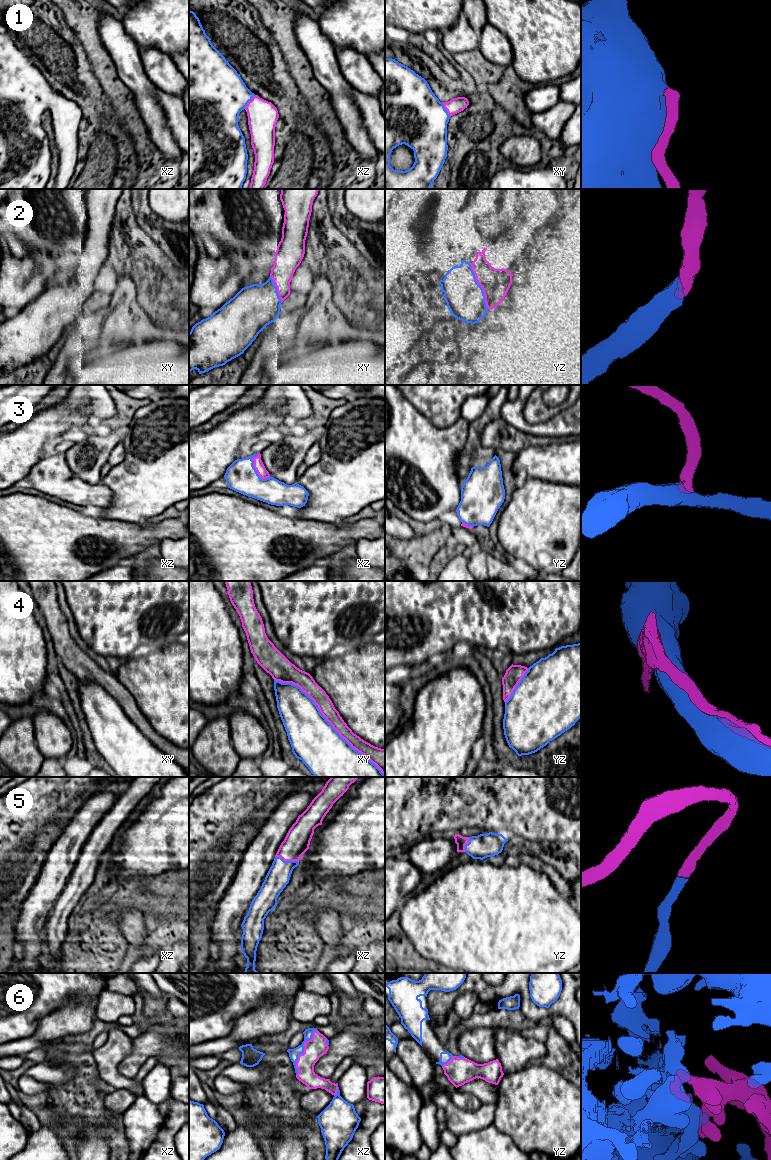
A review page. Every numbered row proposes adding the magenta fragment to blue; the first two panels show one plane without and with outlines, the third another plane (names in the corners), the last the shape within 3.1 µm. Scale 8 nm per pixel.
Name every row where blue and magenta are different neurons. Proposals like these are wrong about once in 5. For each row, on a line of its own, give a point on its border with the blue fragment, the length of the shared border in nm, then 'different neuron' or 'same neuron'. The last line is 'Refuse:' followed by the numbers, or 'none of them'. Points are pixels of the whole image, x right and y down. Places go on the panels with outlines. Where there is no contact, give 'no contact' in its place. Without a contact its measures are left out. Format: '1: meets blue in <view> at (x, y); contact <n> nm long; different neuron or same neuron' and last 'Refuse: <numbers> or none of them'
1: meets blue in xy at (444, 109); contact 140 nm long; same neuron
2: meets blue in yz at (480, 286); contact 380 nm long; same neuron
3: meets blue in xz at (256, 471); contact 220 nm long; same neuron
4: meets blue in xy at (327, 721); contact 1200 nm long; different neuron
5: meets blue in xz at (287, 861); contact 200 nm long; same neuron
6: meets blue in xz at (303, 1052); contact 400 nm long; same neuron
Refuse: 4

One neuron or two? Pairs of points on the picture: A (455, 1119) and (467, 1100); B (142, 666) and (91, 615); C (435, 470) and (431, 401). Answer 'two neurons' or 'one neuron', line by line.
A: two neurons
B: two neurons
C: two neurons

